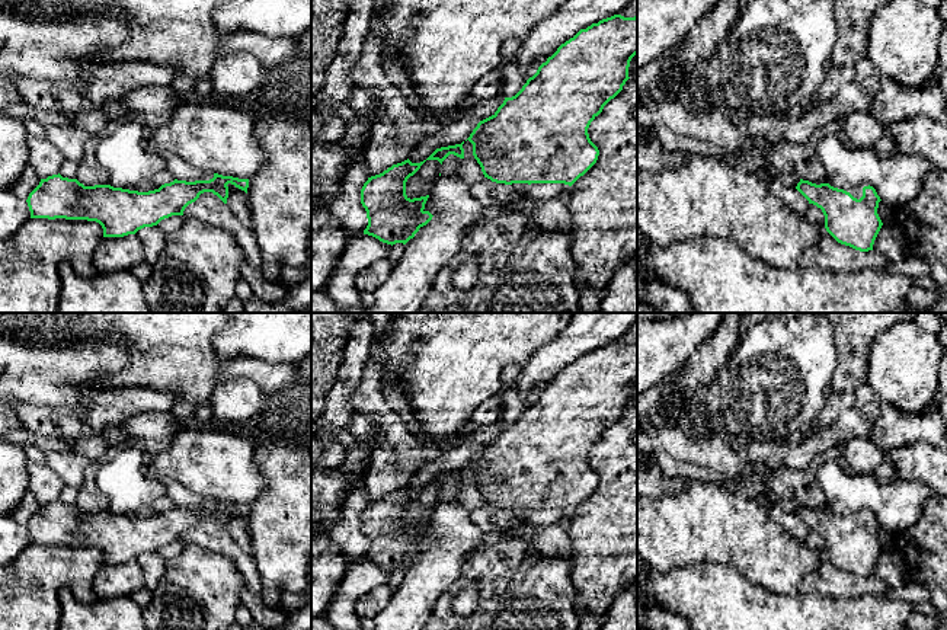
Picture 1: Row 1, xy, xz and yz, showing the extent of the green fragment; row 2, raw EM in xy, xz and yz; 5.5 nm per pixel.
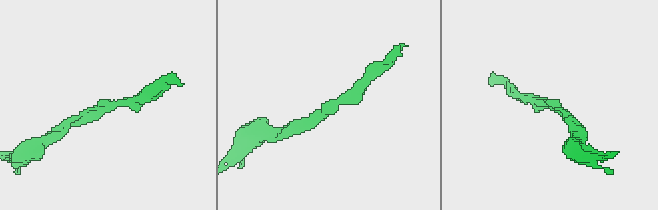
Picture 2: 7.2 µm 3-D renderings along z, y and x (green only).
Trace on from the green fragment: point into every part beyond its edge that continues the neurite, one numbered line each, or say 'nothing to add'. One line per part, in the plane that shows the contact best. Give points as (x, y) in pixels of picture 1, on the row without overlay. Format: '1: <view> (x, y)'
1: yz (856, 517)

